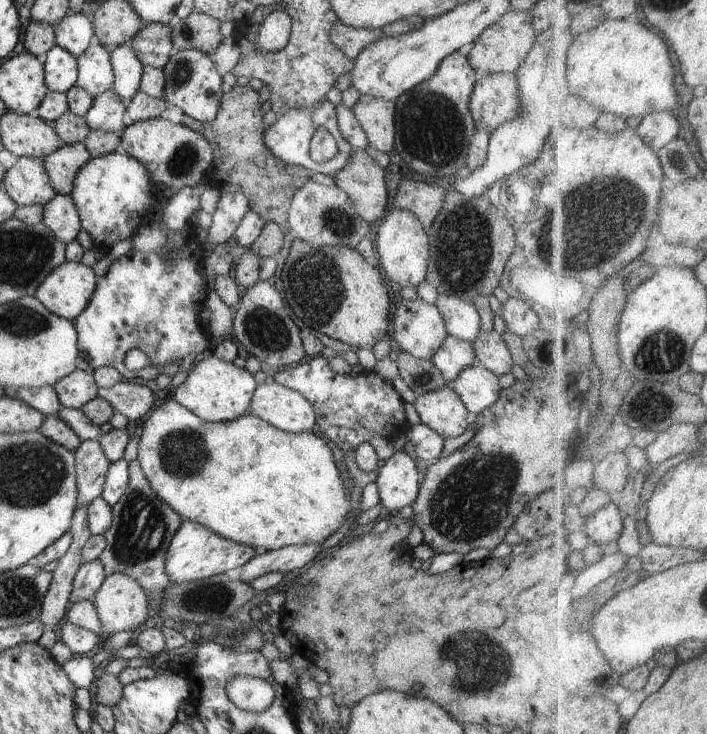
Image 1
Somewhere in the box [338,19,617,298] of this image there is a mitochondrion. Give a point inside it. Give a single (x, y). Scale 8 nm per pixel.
(464, 247)

